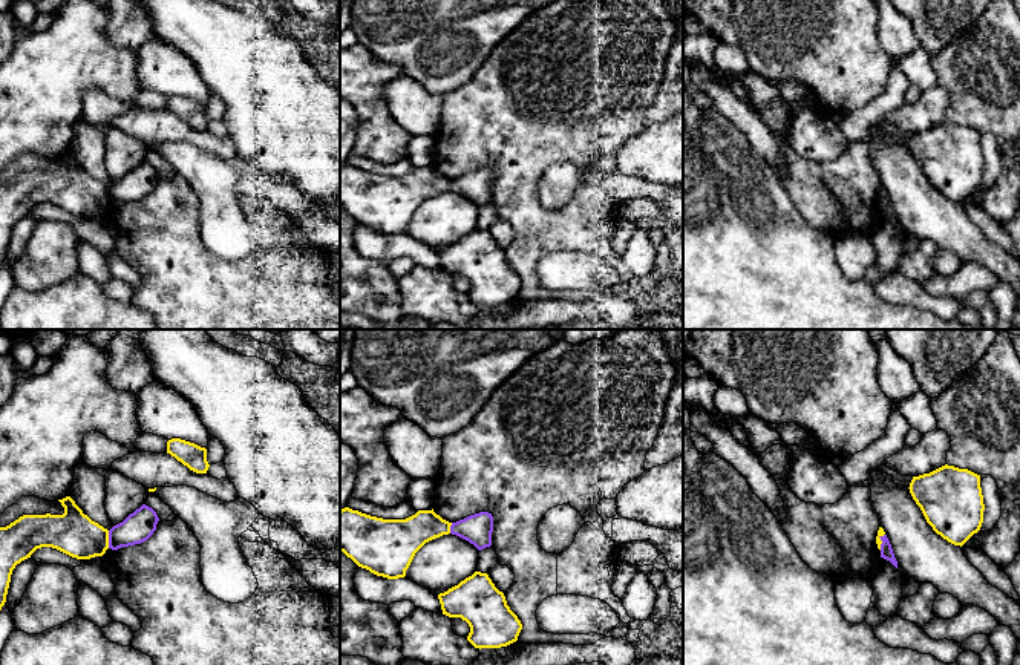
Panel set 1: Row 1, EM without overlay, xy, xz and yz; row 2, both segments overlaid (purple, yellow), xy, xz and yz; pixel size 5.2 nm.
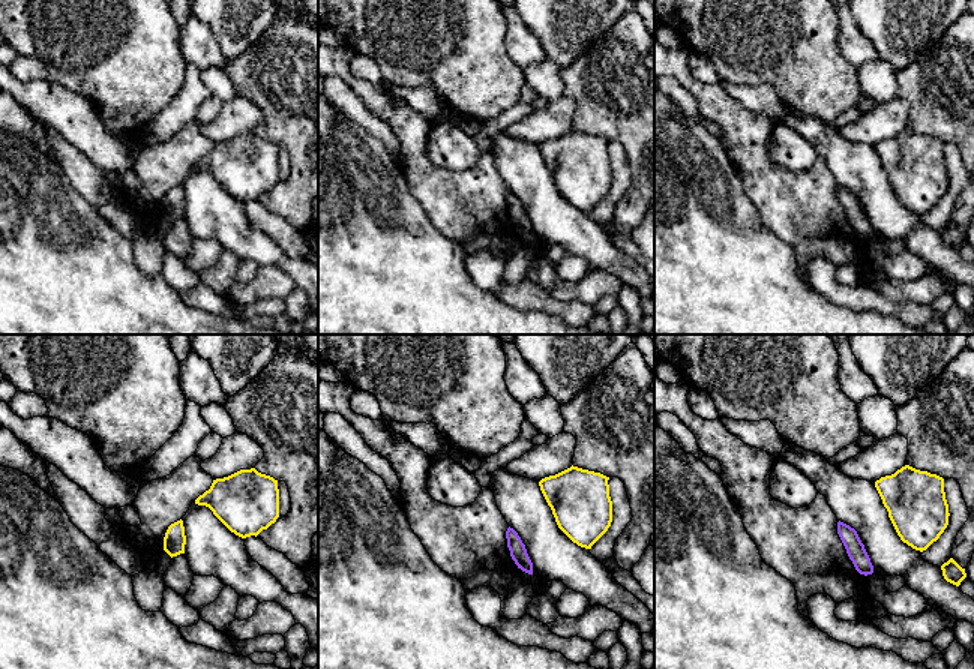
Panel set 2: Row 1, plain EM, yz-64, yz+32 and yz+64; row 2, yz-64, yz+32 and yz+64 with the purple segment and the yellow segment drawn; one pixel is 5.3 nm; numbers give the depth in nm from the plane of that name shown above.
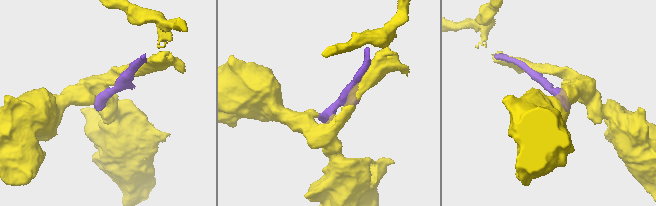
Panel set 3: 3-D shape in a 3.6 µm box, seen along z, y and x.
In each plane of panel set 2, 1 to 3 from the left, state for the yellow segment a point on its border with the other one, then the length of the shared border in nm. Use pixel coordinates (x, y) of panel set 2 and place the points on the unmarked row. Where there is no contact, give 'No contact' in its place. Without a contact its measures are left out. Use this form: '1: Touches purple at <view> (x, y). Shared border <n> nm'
1: No contact
2: No contact
3: No contact

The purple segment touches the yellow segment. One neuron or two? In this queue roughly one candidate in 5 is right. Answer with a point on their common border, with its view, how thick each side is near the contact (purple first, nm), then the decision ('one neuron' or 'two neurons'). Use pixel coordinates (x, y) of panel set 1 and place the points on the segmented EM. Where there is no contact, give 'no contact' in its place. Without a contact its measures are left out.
xy (109, 540) | 160/220 nm | two neurons

